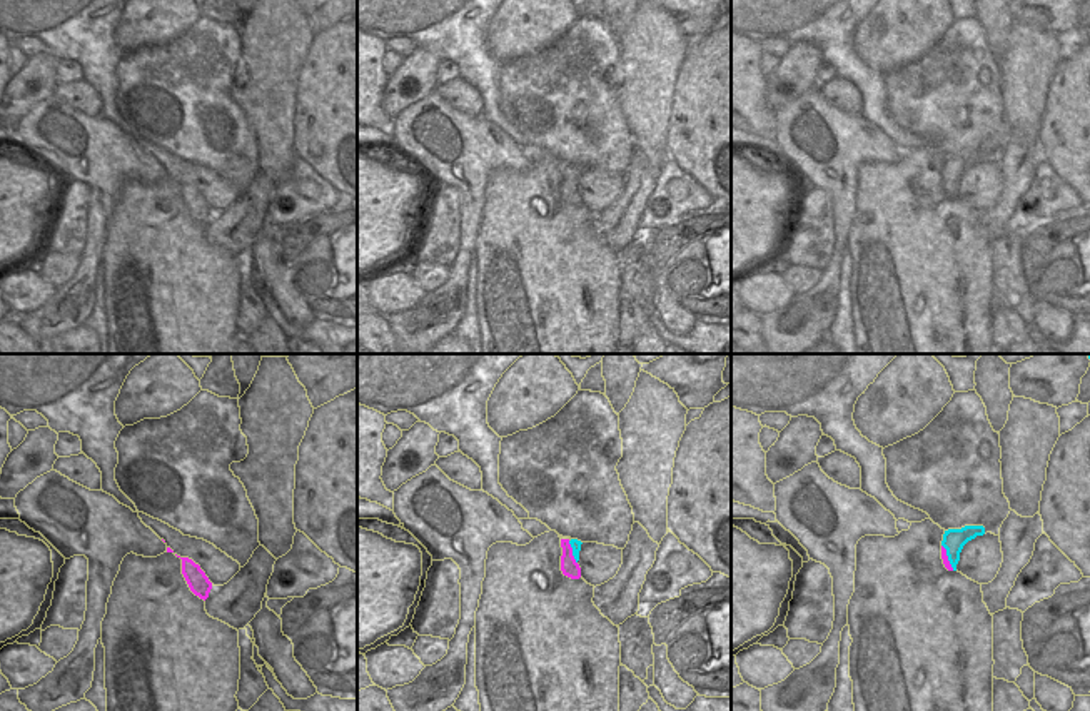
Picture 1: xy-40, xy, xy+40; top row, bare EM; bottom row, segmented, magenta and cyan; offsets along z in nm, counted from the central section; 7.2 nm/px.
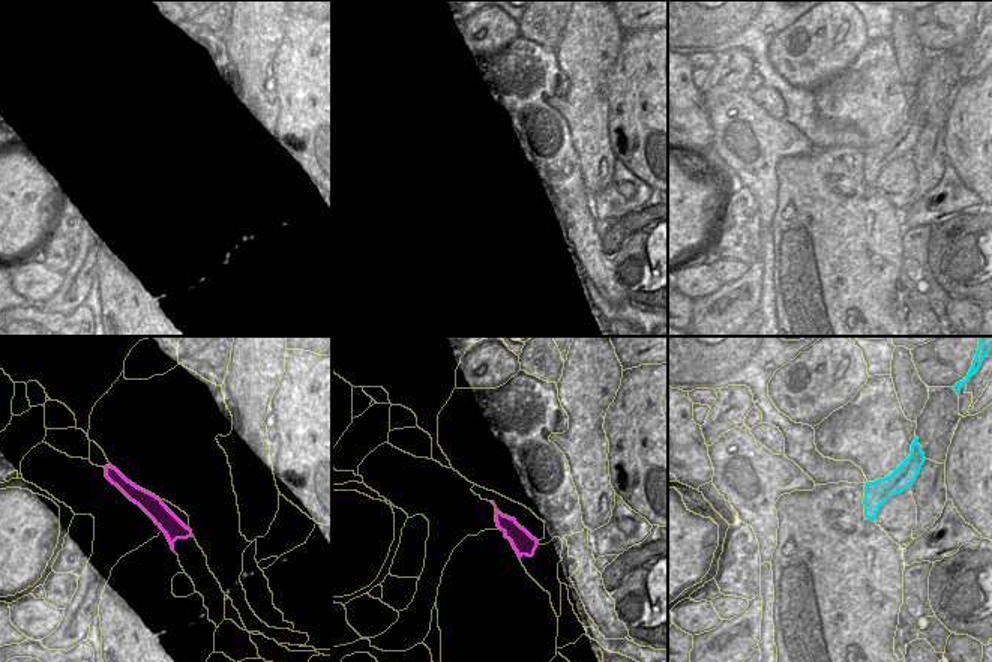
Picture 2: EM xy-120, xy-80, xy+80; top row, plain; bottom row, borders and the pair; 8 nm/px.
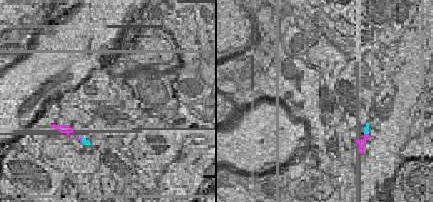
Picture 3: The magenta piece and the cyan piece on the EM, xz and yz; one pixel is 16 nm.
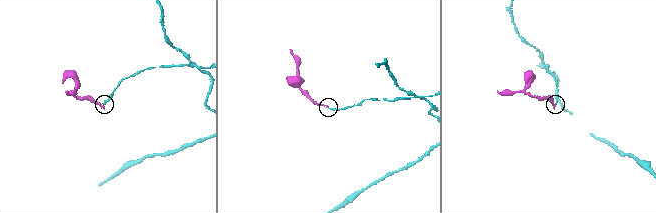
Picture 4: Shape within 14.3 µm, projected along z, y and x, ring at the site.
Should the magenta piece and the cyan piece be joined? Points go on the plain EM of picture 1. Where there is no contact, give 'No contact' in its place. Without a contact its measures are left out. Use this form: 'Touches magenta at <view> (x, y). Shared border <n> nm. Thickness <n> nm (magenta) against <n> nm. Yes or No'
Touches magenta at xy (571, 179). Shared border 180 nm. Thickness 130 nm (magenta) against 70 nm. No

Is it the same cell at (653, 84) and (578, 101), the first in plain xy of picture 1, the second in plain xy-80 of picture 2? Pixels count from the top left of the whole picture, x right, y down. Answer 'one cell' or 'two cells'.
one cell

